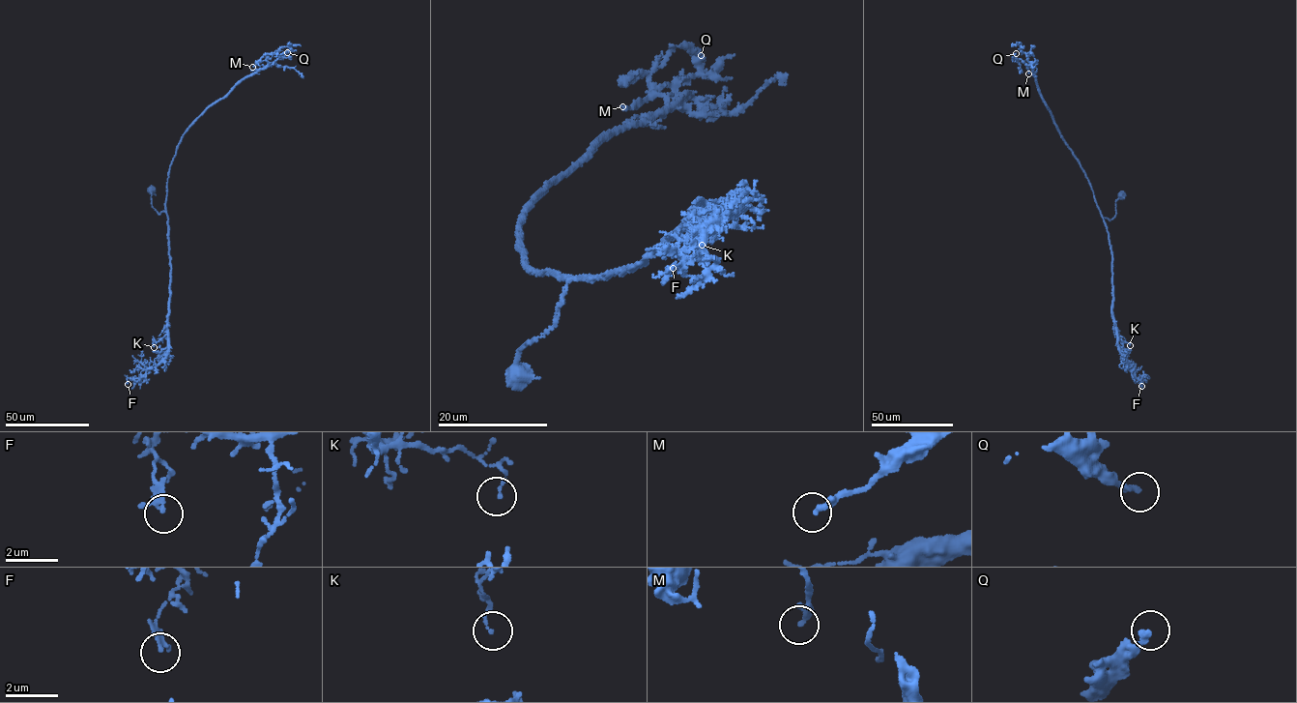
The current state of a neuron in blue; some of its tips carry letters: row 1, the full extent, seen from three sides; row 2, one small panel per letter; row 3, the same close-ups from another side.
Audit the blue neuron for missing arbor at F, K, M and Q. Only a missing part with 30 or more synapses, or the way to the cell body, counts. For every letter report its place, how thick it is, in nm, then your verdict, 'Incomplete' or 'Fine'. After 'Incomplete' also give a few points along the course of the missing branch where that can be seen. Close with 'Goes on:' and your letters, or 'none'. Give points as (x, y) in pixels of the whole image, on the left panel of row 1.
F: Place: (128, 384). Thickness 130 nm. Fine
K: Place: (154, 347). Thickness 100 nm. Fine
M: Place: (252, 67). Thickness 240 nm. Fine
Q: Place: (287, 52). Thickness 260 nm. Fine
Goes on: none

